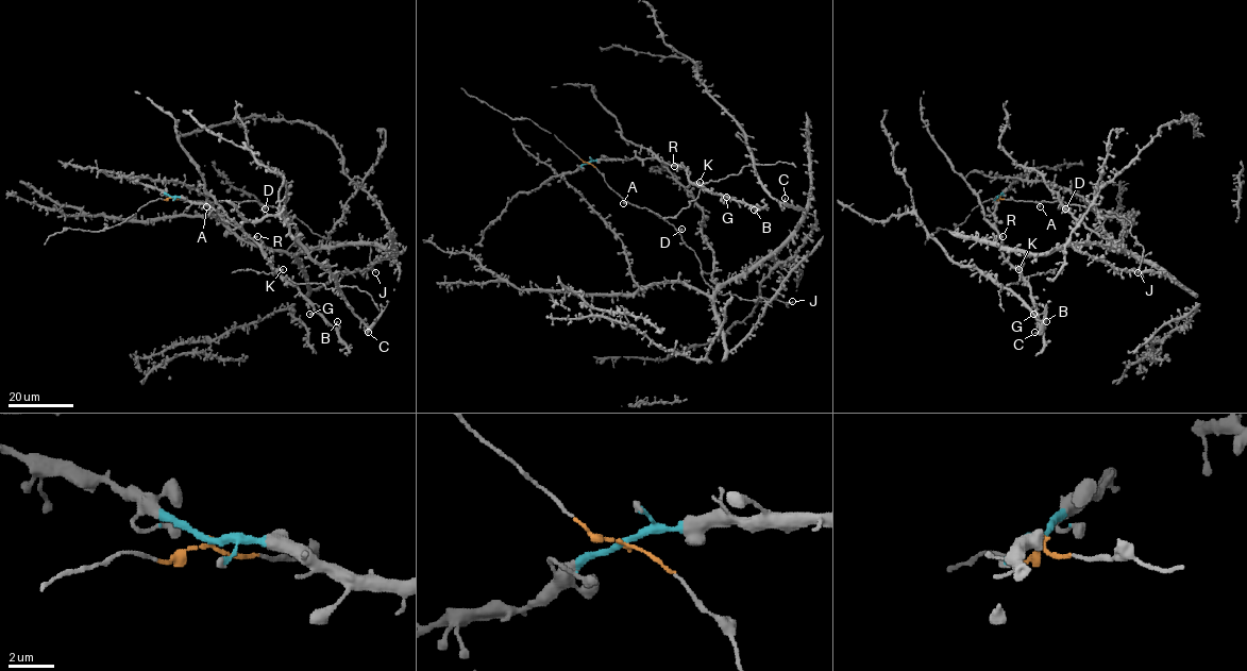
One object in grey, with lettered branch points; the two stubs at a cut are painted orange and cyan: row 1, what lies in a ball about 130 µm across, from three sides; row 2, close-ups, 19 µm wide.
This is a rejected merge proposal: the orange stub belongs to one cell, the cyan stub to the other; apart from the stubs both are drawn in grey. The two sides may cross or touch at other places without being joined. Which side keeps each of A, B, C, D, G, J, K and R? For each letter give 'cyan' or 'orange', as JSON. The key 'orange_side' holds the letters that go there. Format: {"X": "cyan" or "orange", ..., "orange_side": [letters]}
{"A": "orange", "B": "cyan", "C": "cyan", "D": "orange", "G": "cyan", "J": "orange", "K": "cyan", "R": "cyan", "orange_side": ["A", "D", "J"]}

